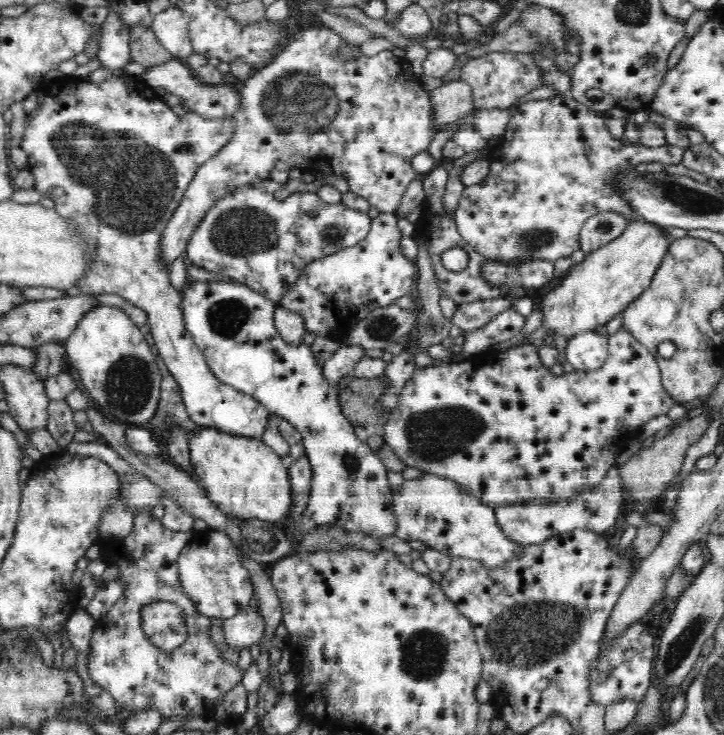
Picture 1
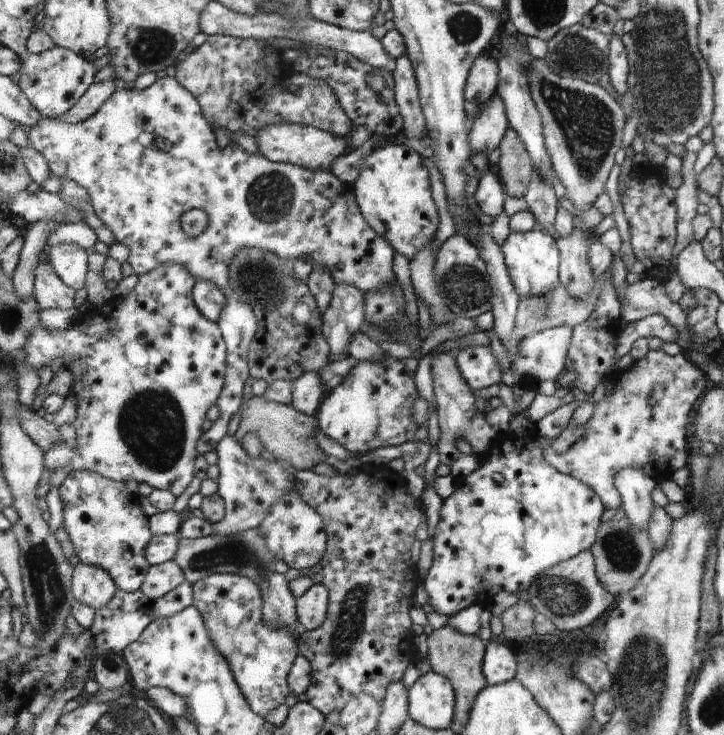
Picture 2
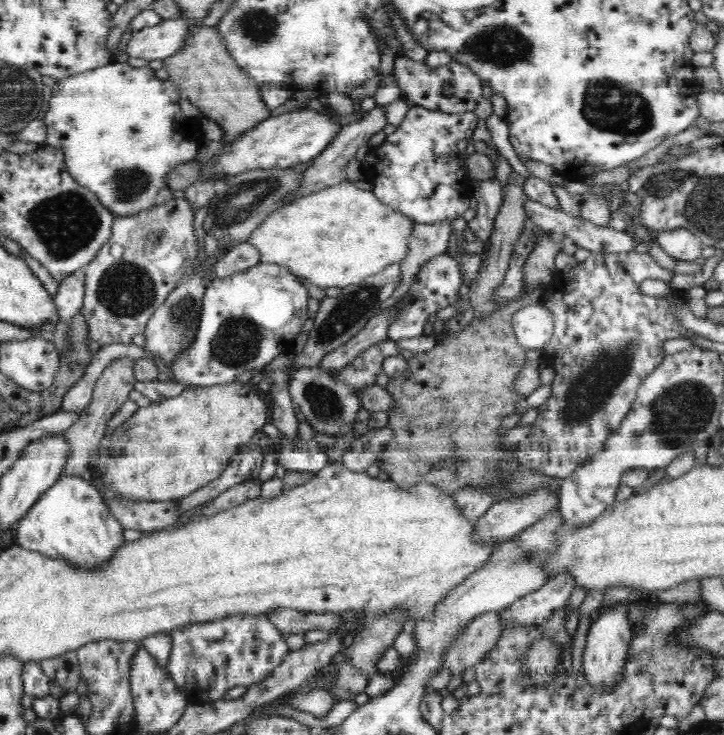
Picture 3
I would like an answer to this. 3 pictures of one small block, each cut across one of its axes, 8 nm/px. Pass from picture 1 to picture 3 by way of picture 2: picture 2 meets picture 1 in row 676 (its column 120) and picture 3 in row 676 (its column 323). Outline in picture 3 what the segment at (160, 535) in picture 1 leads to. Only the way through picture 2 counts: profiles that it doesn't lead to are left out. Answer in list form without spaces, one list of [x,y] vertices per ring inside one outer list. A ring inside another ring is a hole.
[[[228,616],[214,623],[190,624],[190,627],[174,628],[171,636],[171,653],[167,671],[175,680],[190,704],[206,704],[224,699],[224,694],[234,686],[250,686],[268,678],[272,671],[290,652],[284,633],[264,616]]]

